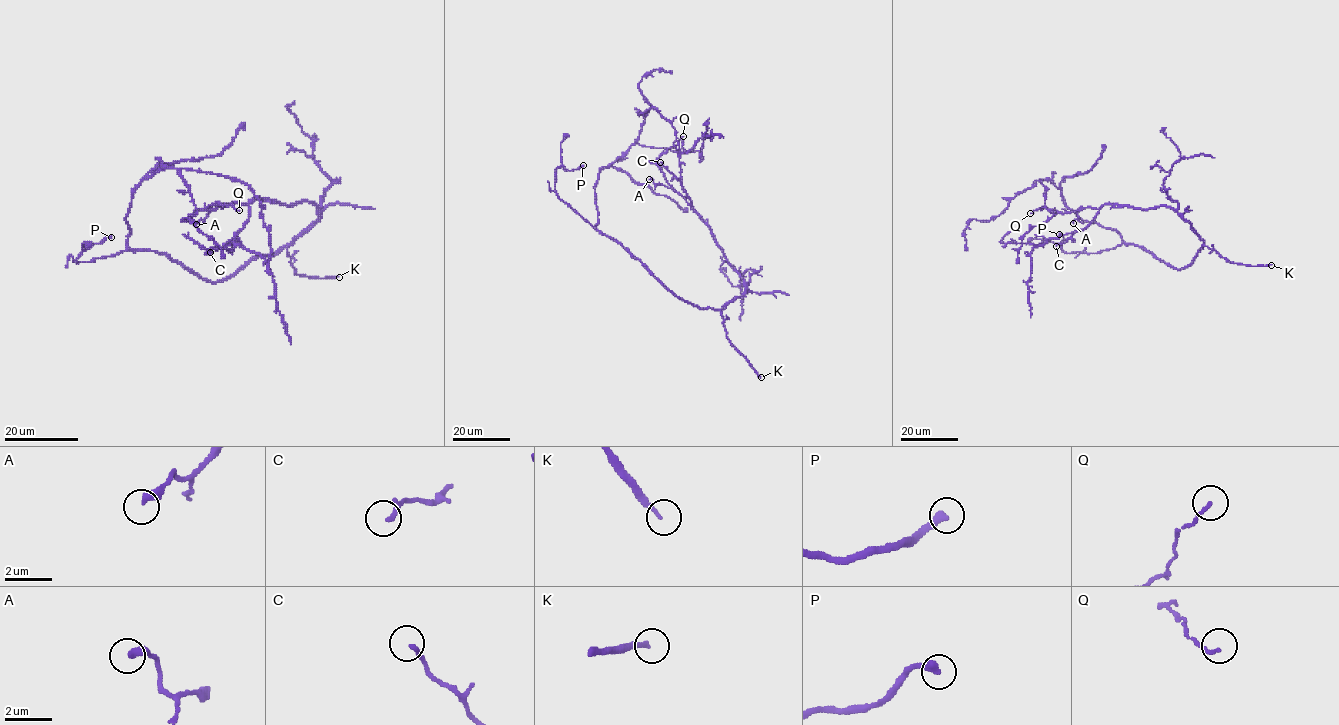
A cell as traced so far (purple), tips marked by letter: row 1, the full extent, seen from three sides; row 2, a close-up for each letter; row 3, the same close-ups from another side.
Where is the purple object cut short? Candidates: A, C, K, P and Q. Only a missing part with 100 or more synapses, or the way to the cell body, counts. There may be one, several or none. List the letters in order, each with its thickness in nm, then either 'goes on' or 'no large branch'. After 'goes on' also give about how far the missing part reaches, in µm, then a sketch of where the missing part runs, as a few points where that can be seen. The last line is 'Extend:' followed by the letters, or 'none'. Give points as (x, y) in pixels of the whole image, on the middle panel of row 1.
A: 360 nm | no large branch
C: 180 nm | no large branch
K: 150 nm | goes on | 90 µm
P: 360 nm | goes on | 70 µm | (583, 165), (626, 182), (644, 202), (663, 203), (616, 156)
Q: 120 nm | no large branch
Extend: K, P

